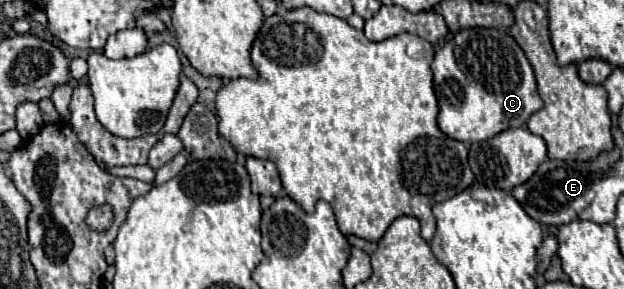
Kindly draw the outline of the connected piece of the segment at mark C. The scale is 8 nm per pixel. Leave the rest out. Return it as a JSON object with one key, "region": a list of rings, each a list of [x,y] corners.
{"region":[[[469,28],[457,32],[451,42],[437,50],[431,64],[435,94],[439,100],[439,128],[453,140],[471,144],[491,140],[507,128],[525,126],[543,108],[537,94],[535,72],[507,30]]]}

